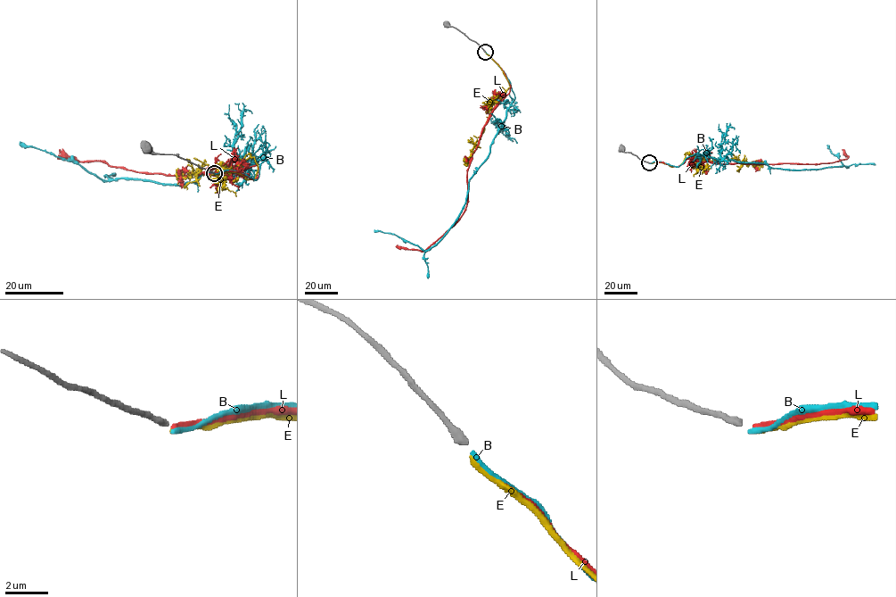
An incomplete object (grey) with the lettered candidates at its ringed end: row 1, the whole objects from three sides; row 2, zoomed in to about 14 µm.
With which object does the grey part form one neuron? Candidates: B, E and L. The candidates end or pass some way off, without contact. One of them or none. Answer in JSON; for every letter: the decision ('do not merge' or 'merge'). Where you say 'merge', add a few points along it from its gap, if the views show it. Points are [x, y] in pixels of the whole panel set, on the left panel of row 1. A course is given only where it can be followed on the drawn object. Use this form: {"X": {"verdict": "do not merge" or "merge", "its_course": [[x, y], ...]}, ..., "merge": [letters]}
{"B": {"verdict": "do not merge"}, "E": {"verdict": "do not merge"}, "L": {"verdict": "merge", "its_course": [[215, 173], [258, 176], [257, 165], [211, 174], [137, 172], [69, 159], [60, 149]]}, "merge": ["L"]}

